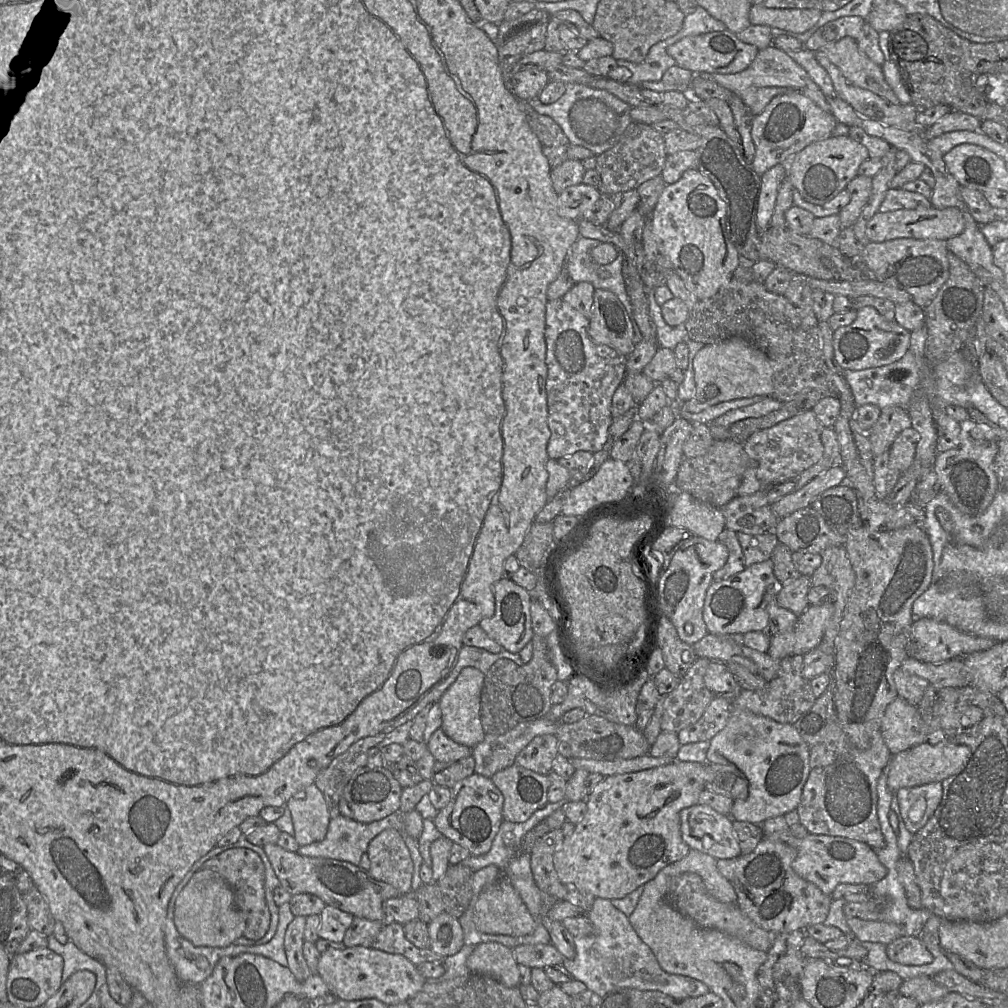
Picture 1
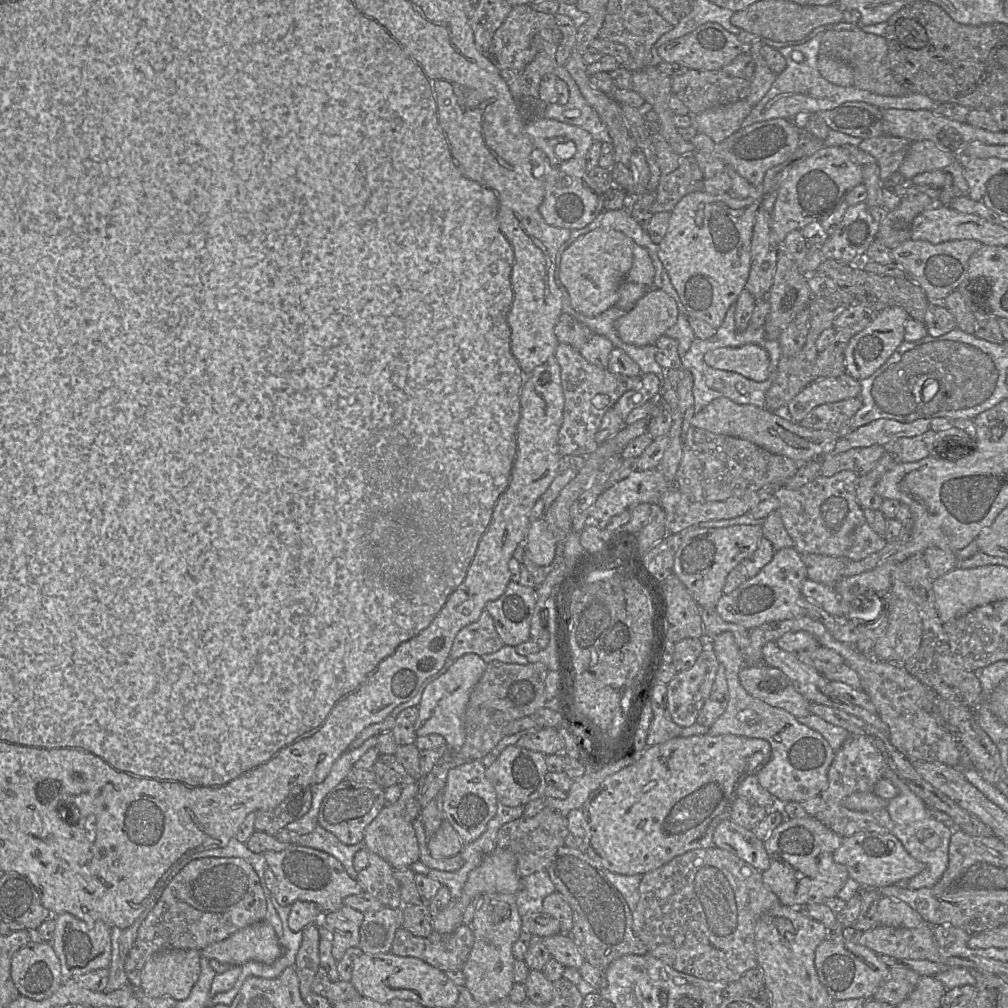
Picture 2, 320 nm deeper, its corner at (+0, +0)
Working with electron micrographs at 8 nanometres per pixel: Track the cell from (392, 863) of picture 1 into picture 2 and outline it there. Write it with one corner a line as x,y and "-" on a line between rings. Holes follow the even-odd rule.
368,851
368,866
357,875
364,892
379,900
384,907
400,909
402,900
392,866
374,852

